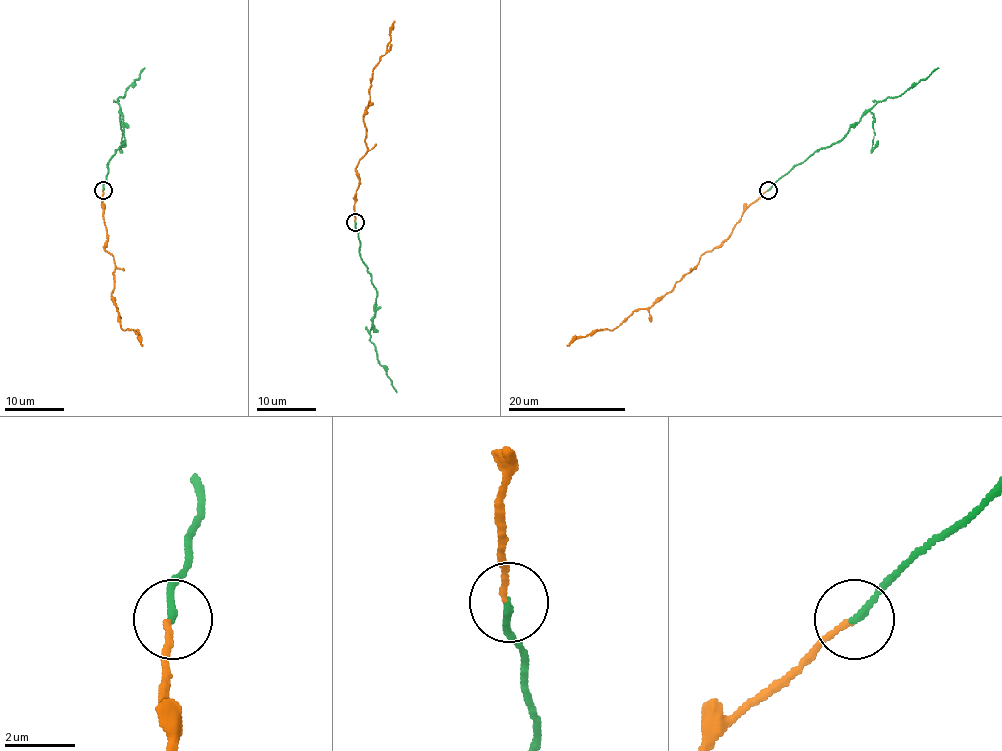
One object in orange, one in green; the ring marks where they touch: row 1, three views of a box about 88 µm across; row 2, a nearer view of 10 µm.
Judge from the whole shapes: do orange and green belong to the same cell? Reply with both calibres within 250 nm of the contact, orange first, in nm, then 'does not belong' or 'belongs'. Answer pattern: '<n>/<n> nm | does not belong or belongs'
150/190 nm | does not belong

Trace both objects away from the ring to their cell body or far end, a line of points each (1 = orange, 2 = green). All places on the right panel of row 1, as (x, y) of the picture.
1: (769, 191), (748, 207), (732, 233), (701, 255), (649, 307), (633, 310), (611, 329), (576, 337), (567, 345)
2: (769, 189), (816, 151), (838, 142), (878, 102), (906, 92), (938, 67)

